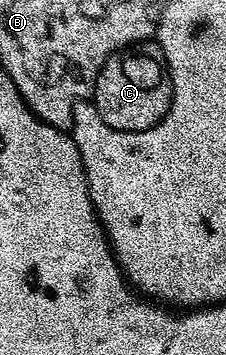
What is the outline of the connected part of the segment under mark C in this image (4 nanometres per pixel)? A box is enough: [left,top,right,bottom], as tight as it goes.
[91,41,171,132]

